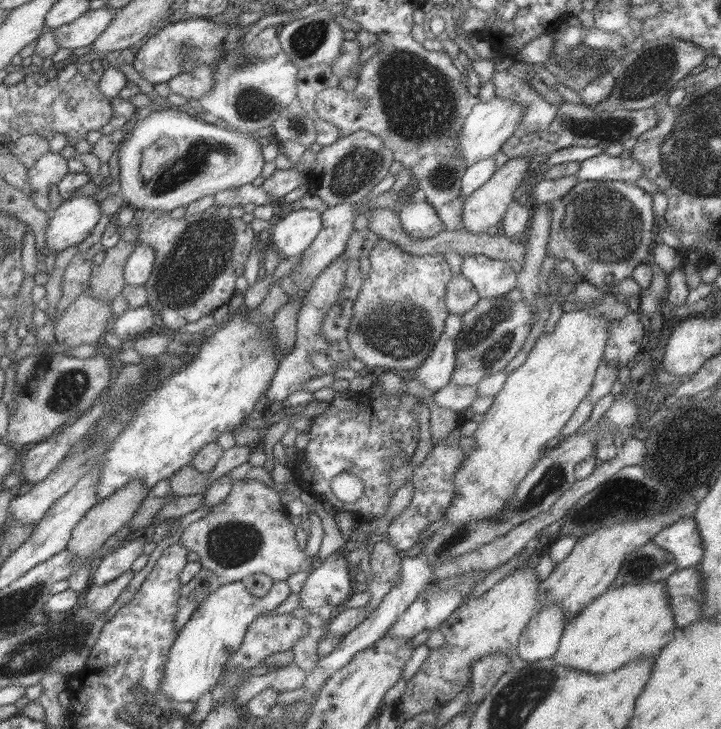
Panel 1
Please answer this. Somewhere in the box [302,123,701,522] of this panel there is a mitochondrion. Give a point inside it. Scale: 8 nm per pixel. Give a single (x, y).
(604, 224)

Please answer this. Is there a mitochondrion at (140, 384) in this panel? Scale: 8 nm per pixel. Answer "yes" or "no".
yes

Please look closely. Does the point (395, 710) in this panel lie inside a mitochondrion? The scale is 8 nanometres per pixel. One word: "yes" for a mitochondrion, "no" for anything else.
no

